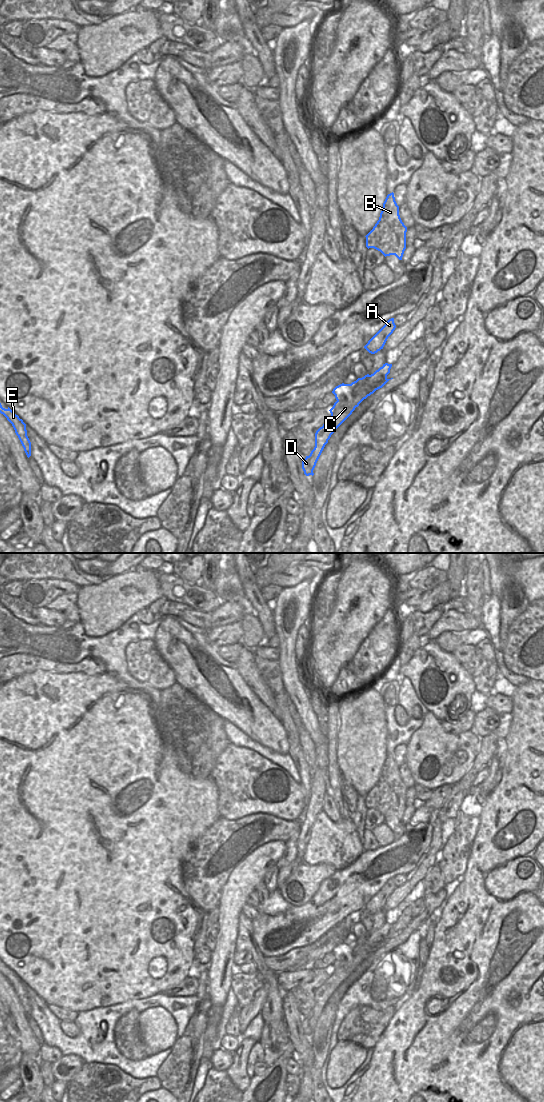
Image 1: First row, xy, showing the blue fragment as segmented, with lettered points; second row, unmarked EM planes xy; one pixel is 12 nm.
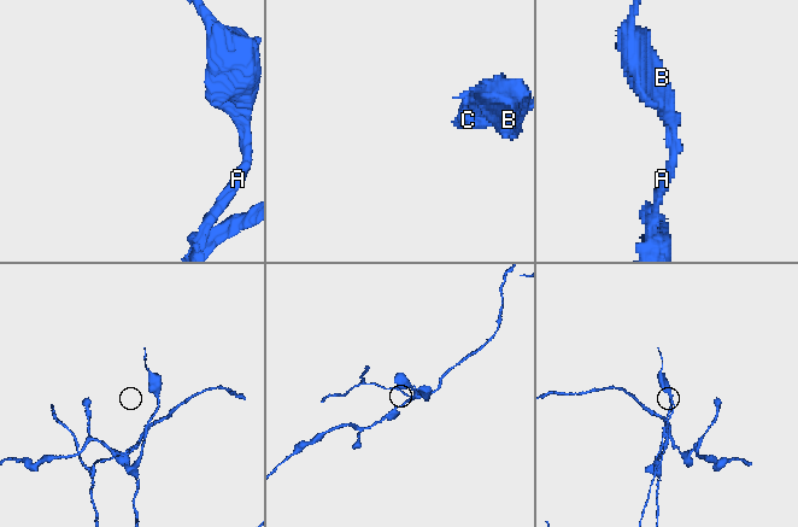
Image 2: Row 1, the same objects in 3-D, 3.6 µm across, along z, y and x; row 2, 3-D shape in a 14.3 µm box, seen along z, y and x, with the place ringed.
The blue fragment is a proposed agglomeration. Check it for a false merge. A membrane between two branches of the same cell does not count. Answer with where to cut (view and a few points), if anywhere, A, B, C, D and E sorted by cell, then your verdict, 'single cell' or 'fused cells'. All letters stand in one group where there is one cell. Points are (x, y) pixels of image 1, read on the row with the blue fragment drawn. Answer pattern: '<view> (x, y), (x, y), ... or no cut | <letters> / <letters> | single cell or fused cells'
xy (357, 380), (354, 397), (350, 401), (337, 401) | A B / C D E | fused cells

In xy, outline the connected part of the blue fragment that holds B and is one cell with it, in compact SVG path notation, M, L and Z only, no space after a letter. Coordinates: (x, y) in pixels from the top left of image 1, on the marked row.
M394 193L387 195L379 220L373 229L365 236L366 247L380 251L385 257L395 255L402 260L406 249L407 227L399 215Z

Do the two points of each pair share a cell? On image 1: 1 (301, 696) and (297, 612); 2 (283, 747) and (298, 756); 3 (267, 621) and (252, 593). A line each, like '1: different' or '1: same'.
1: same
2: different
3: same

